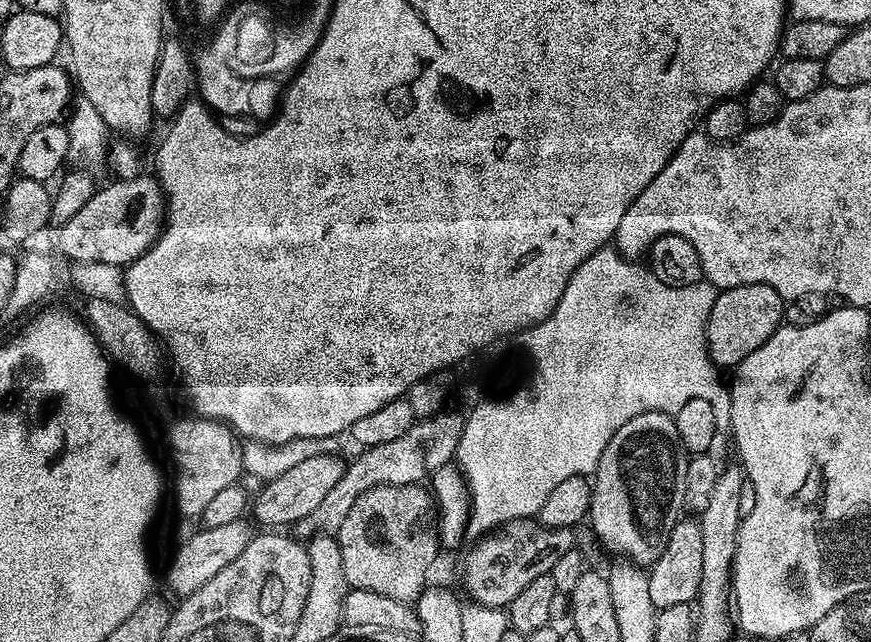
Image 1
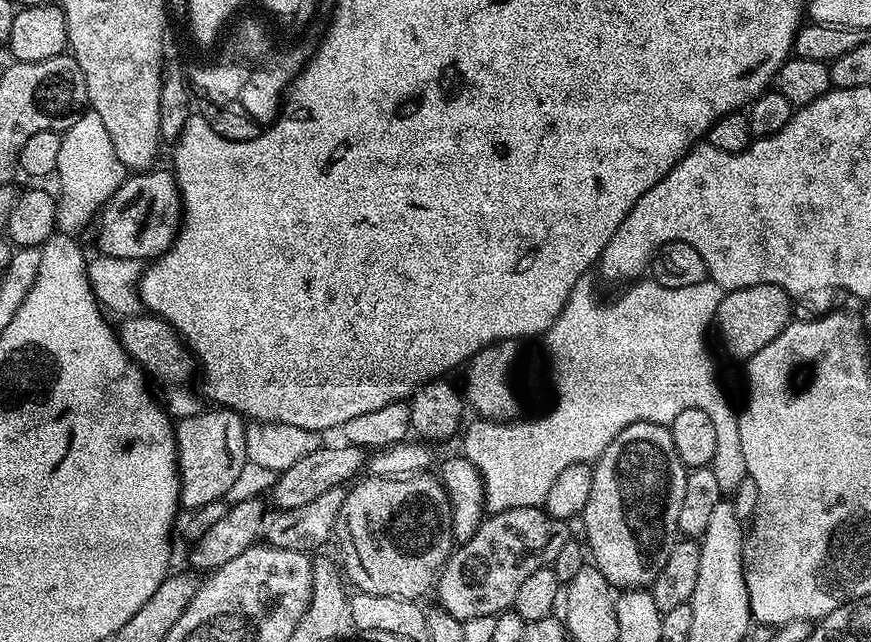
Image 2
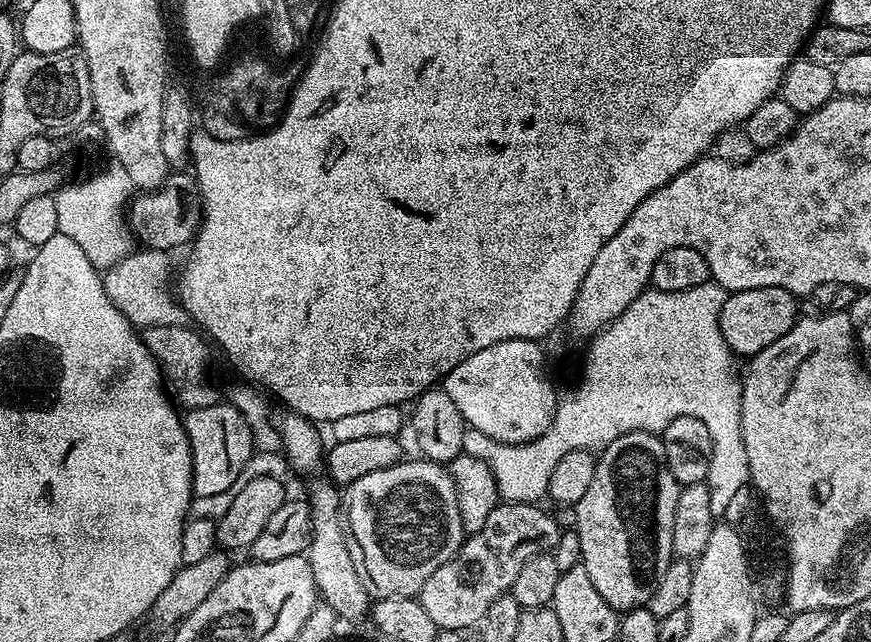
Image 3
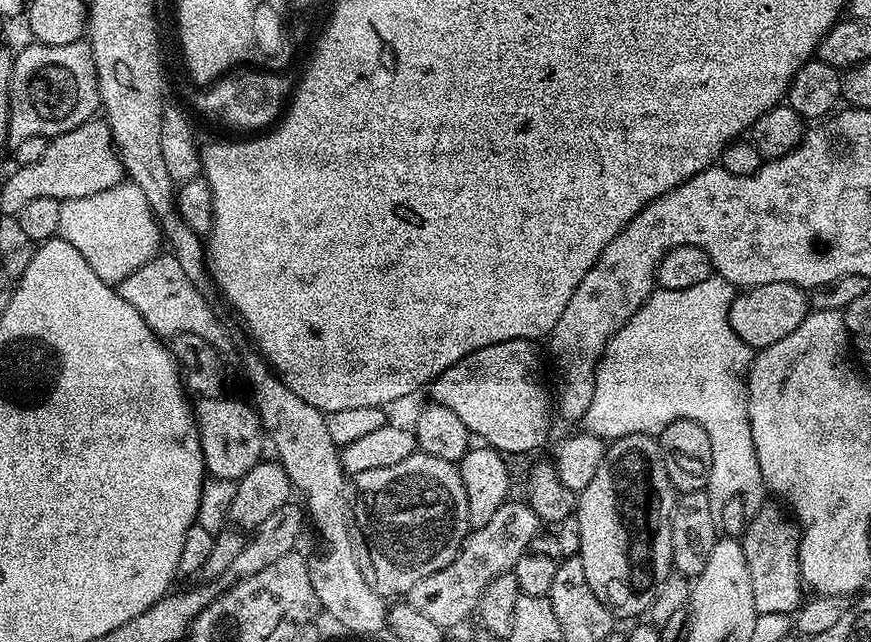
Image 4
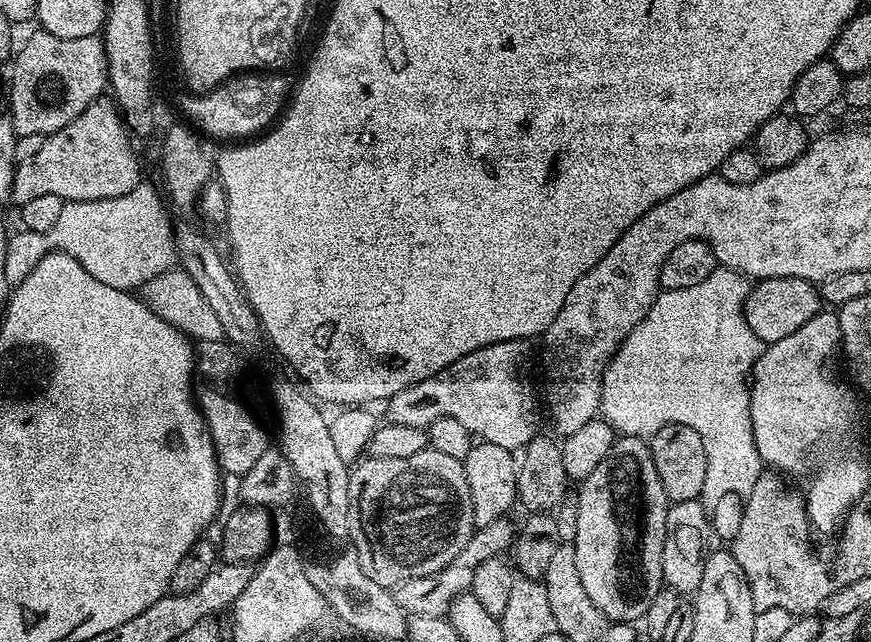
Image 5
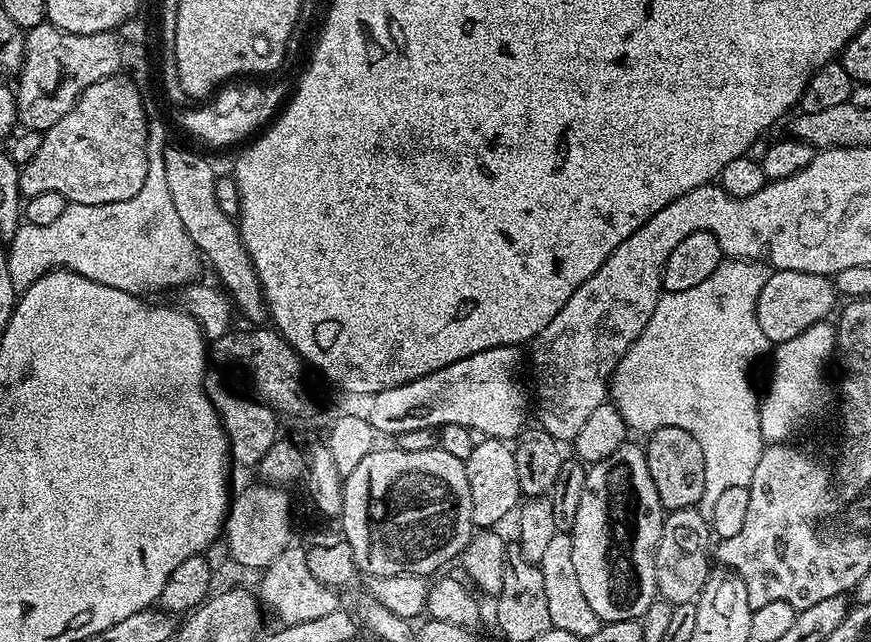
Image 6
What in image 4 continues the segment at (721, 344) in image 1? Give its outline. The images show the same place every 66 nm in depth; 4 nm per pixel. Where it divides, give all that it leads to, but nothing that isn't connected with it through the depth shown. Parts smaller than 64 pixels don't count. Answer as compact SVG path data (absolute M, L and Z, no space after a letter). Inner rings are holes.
M766 282L762 286L737 291L732 298L728 321L738 338L753 350L774 346L786 334L798 330L810 311L810 296L803 288L790 282Z

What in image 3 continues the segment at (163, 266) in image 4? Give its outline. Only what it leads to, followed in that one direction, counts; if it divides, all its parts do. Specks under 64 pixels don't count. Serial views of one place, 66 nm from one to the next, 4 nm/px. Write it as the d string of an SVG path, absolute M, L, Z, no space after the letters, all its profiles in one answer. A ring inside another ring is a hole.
M142 248L103 271L101 282L105 294L137 329L187 323L187 313L173 293L169 289L166 291L166 279L170 276L172 266L170 257L168 252Z

